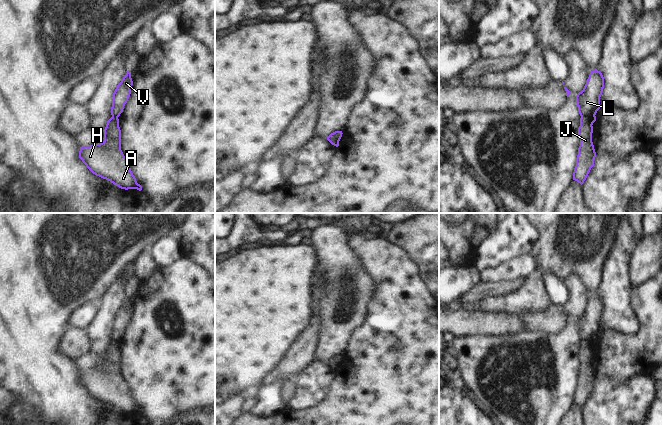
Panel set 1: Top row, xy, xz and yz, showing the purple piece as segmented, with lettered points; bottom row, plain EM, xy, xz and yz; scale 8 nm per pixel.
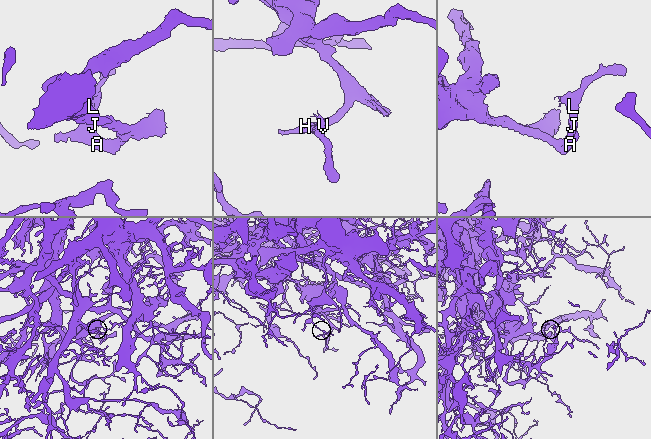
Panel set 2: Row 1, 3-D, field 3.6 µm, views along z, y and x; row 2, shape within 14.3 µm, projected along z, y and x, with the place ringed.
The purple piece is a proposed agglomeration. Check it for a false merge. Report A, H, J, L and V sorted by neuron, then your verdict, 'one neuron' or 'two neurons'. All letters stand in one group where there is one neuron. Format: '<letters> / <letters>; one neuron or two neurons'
A H J / L V; two neurons

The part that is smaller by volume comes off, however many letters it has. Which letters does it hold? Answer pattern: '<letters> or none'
L, V

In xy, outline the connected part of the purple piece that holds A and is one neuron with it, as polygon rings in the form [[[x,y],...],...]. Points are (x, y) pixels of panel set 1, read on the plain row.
[[[112,340],[107,345],[102,367],[80,371],[79,382],[93,398],[110,405],[119,412],[142,414],[121,374],[118,341]]]

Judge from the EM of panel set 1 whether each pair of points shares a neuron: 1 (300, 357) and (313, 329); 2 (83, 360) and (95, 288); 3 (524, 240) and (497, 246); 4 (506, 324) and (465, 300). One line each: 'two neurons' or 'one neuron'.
1: one neuron
2: two neurons
3: one neuron
4: two neurons

